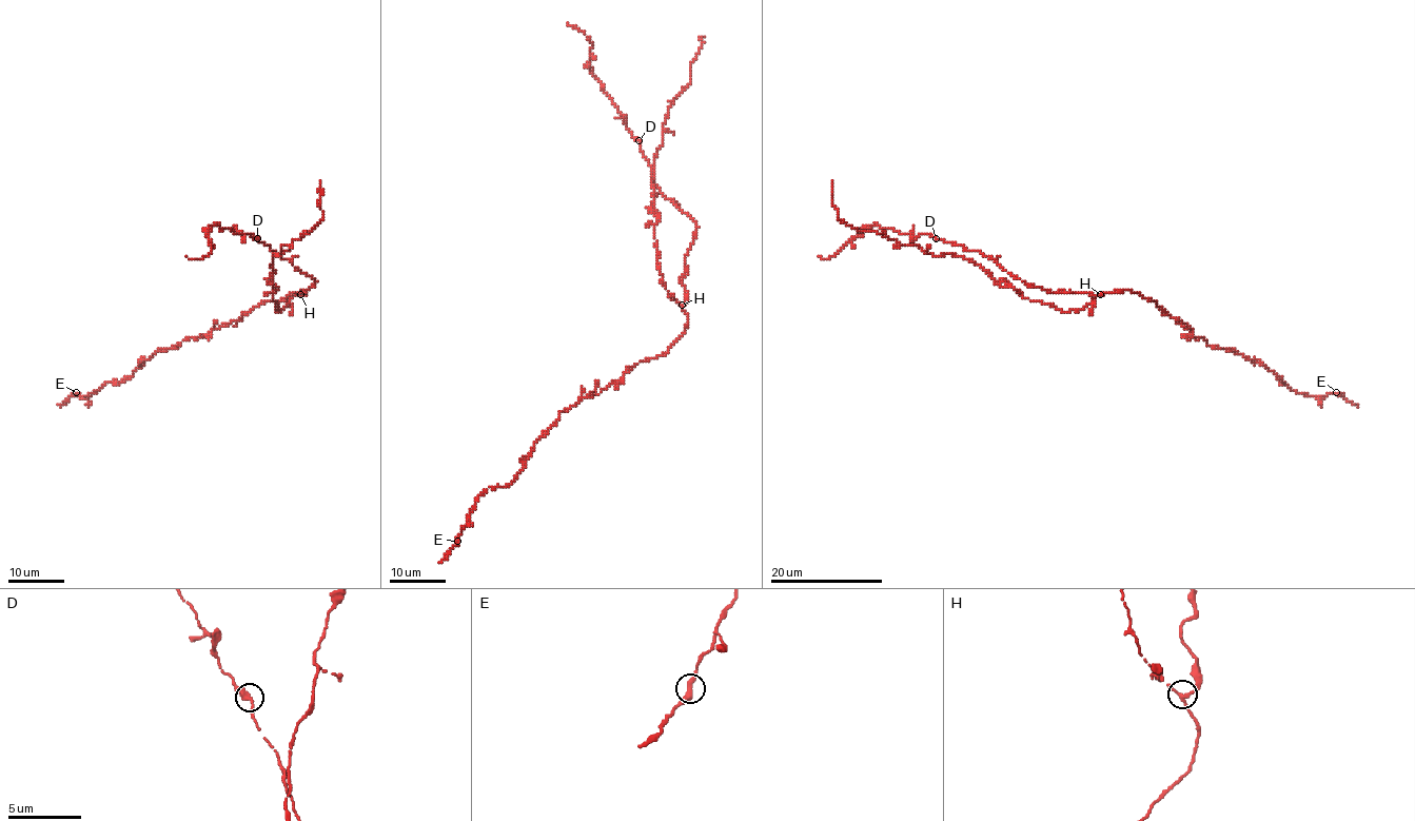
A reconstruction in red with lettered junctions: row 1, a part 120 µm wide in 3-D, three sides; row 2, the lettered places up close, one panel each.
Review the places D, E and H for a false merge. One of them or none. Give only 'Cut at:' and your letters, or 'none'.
Cut at: none

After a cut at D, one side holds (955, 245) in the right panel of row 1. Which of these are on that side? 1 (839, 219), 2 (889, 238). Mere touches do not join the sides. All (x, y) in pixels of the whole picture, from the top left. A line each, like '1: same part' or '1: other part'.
1: same part
2: same part

